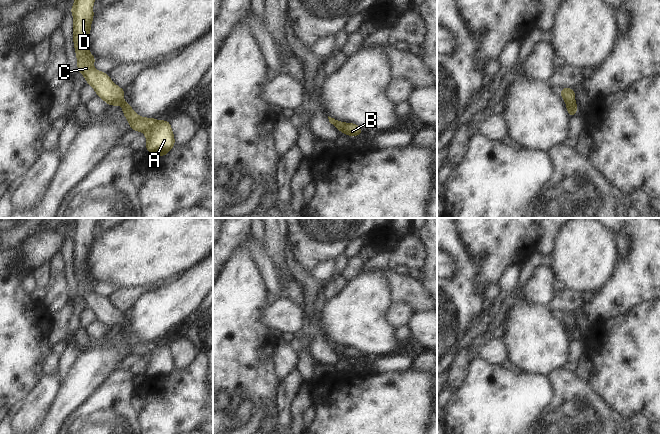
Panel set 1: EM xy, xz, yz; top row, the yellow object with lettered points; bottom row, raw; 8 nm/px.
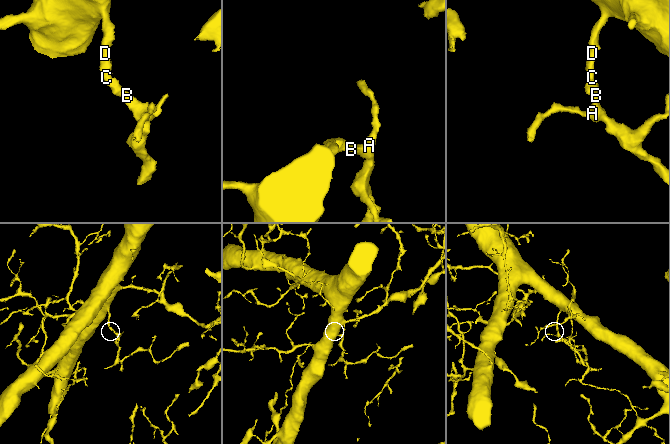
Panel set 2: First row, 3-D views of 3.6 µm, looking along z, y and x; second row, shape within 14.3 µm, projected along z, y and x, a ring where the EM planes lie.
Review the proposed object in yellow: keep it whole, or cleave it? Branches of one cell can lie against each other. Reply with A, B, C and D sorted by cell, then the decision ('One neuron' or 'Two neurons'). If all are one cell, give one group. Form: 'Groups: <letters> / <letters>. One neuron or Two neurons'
Groups: A B C D. One neuron

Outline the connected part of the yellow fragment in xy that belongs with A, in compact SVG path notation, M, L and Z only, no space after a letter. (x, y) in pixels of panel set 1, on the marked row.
M75 0L71 7L74 17L73 41L75 53L77 55L77 71L85 76L88 85L91 85L108 105L120 104L124 116L130 122L130 130L137 130L146 134L146 151L157 156L169 153L175 145L173 131L168 120L158 122L155 118L142 118L131 108L128 102L121 102L125 95L125 90L116 86L107 73L100 72L91 67L97 60L88 50L88 40L90 38L90 25L93 20L94 0Z

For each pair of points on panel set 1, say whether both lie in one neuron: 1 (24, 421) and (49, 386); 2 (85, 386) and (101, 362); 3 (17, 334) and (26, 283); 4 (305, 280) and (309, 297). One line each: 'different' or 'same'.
1: same
2: same
3: different
4: same

